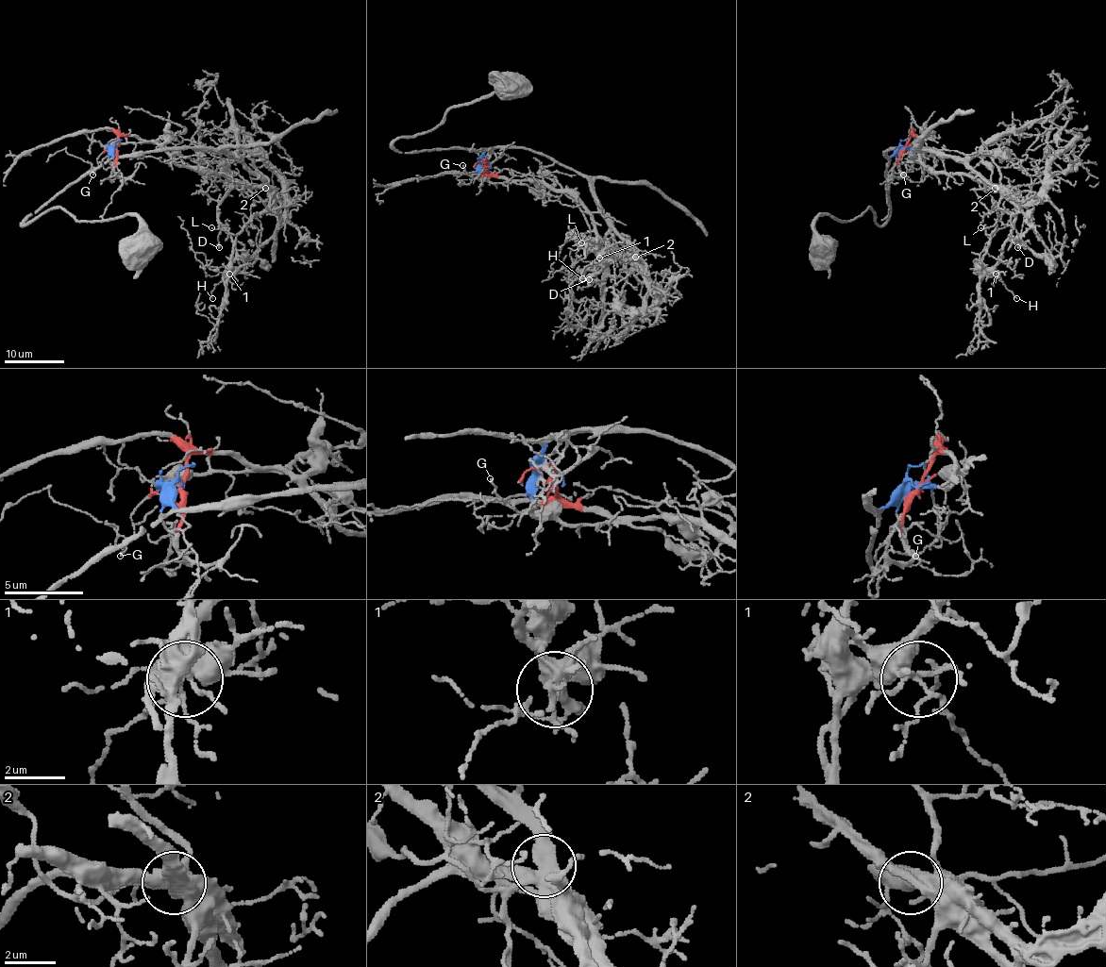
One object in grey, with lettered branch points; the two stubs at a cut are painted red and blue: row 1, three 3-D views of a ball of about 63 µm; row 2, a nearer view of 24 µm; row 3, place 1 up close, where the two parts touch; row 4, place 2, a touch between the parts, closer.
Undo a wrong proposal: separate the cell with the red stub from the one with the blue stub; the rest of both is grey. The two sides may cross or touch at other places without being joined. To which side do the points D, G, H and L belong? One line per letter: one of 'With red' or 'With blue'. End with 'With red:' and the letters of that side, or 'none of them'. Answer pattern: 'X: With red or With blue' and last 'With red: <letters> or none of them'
D: With red
G: With blue
H: With red
L: With blue
With red: D, H

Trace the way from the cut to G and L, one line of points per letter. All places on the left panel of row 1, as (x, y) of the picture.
G: (116, 147), (108, 147), (98, 158), (98, 166), (92, 174)
L: (116, 147), (113, 155), (118, 156), (219, 148), (240, 160), (263, 183), (268, 206), (237, 234), (211, 228)

